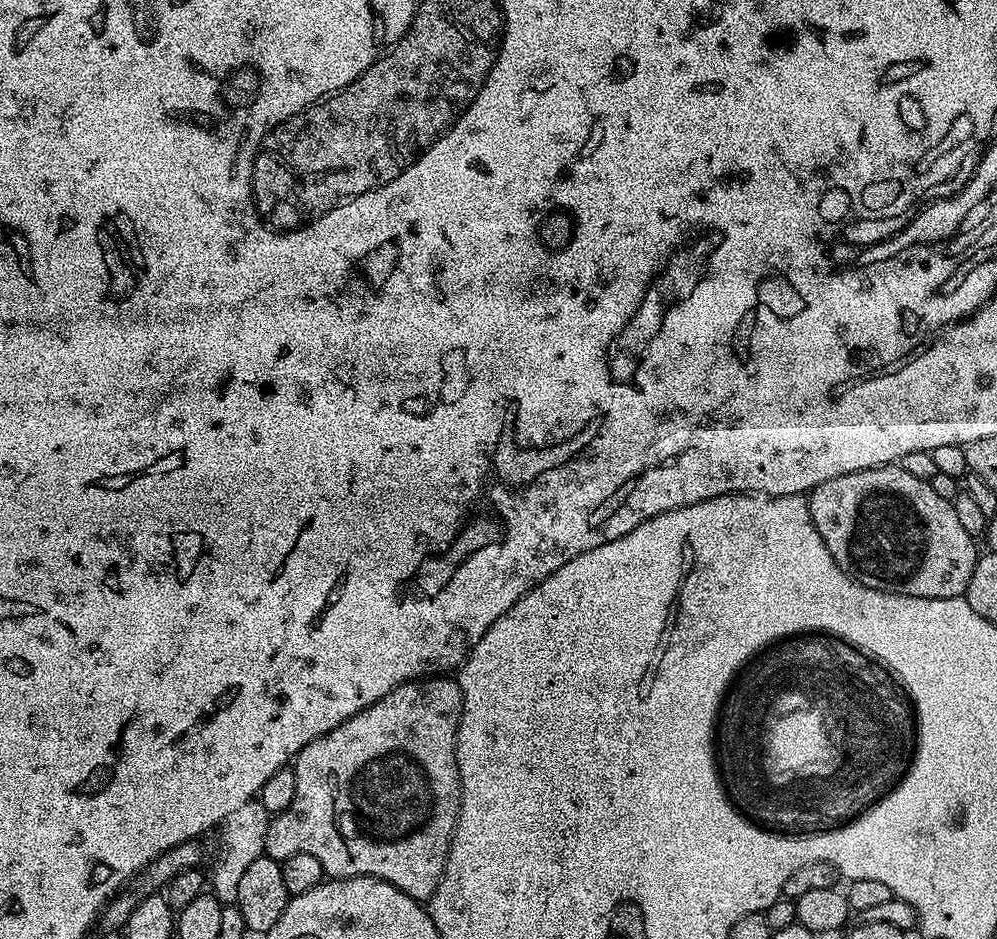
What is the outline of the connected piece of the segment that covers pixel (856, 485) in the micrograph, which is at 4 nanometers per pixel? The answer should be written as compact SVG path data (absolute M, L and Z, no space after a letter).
M885 466L883 468L867 468L858 470L854 474L842 474L838 478L830 478L830 482L822 482L817 488L813 488L806 496L810 518L834 562L840 569L851 576L853 580L858 581L862 586L882 590L883 592L893 592L903 596L913 596L914 598L954 598L955 596L963 597L968 591L968 583L974 574L974 566L978 559L976 552L977 541L967 530L962 527L962 522L958 522L956 505L953 501L941 498L935 492L931 482L922 478L914 478L911 474L906 474L898 466Z

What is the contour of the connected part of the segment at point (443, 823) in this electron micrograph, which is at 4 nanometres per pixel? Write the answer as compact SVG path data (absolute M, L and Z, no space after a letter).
M441 674L423 680L412 680L409 684L399 684L386 698L366 706L358 714L351 716L346 722L334 726L322 738L314 738L294 761L298 790L294 790L294 802L284 812L275 813L268 821L266 830L266 846L264 855L272 860L285 860L290 854L311 854L322 862L325 877L339 878L341 876L373 876L379 880L398 886L410 898L427 901L440 885L440 877L444 875L444 867L448 861L448 849L452 847L452 835L456 829L456 820L460 816L460 775L456 761L456 731L462 718L462 690L455 679Z

